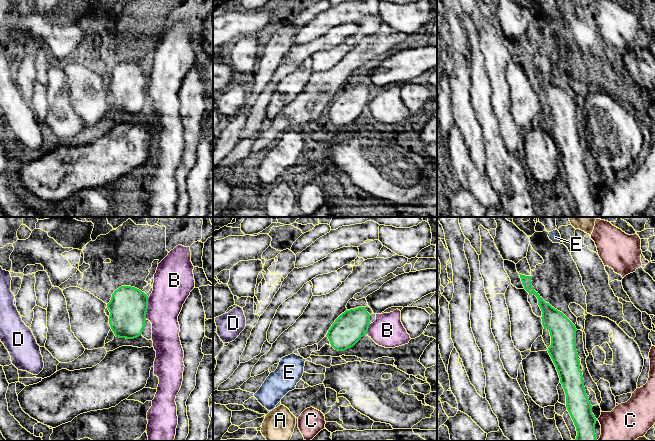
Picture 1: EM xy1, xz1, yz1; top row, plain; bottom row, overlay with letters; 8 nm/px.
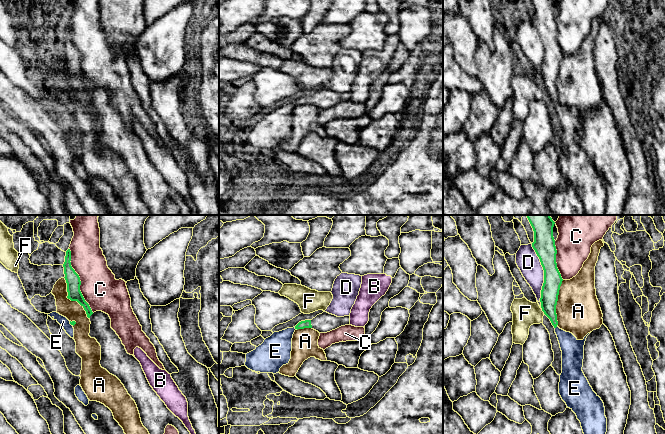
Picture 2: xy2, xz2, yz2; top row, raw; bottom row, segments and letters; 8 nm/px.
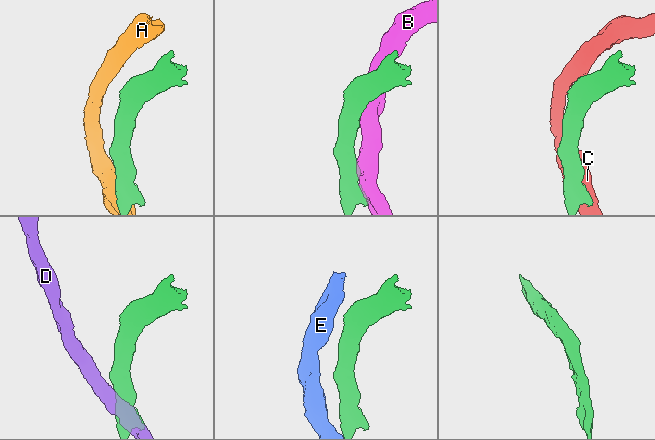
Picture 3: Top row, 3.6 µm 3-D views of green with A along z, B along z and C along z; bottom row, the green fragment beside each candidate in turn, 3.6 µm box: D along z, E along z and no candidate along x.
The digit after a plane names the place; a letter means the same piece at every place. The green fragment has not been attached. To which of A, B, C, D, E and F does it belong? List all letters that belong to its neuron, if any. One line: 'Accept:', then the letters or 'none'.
Accept: none

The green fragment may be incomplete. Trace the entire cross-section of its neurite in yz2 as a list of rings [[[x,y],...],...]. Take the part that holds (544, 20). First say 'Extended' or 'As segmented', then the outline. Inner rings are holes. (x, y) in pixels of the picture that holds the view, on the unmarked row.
As segmented. [[[531,0],[531,2],[534,7],[532,23],[544,46],[544,59],[540,74],[541,84],[556,104],[558,101],[556,81],[563,55],[556,39],[557,26],[553,13],[554,0]]]

